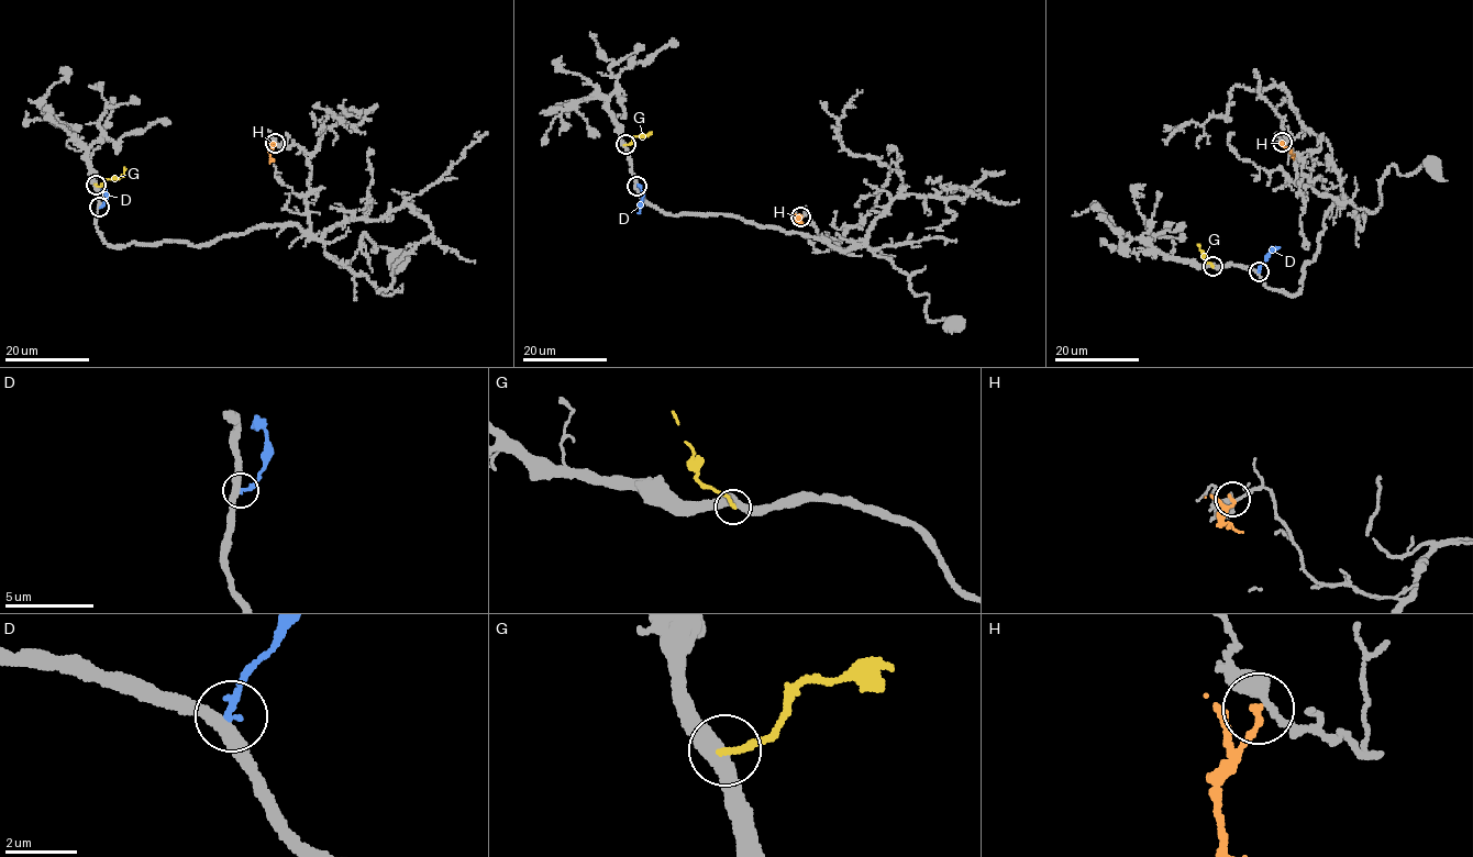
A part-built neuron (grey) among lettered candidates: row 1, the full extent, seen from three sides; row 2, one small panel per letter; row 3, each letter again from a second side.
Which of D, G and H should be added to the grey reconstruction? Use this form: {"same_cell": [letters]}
{"same_cell": []}

